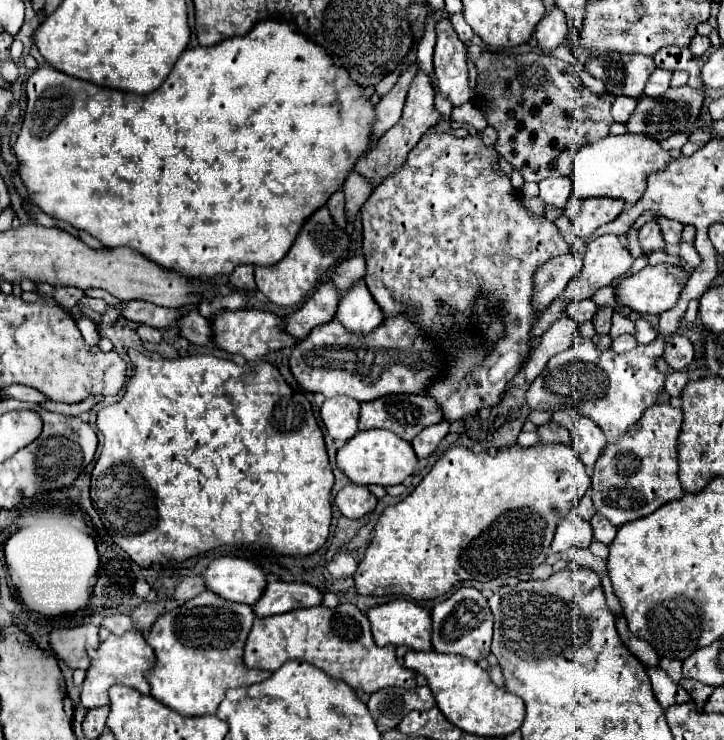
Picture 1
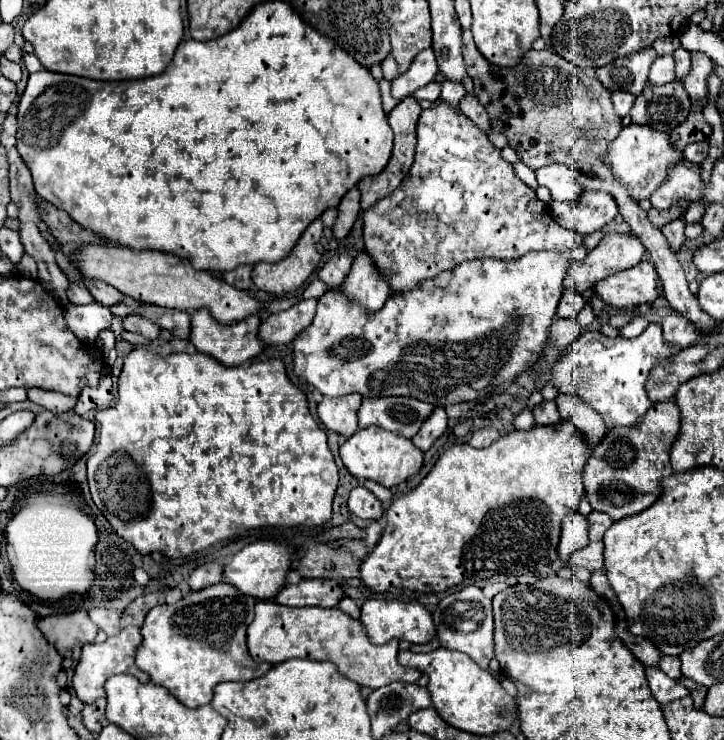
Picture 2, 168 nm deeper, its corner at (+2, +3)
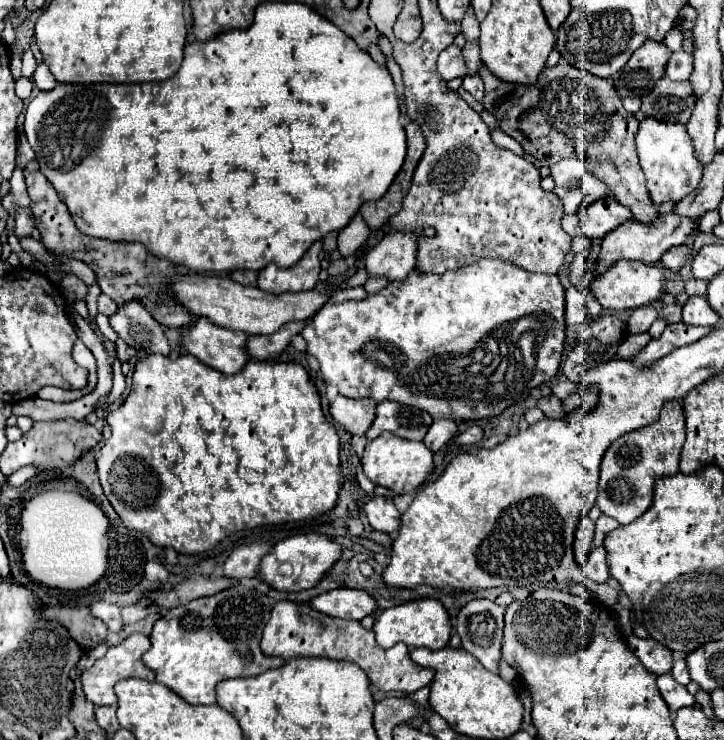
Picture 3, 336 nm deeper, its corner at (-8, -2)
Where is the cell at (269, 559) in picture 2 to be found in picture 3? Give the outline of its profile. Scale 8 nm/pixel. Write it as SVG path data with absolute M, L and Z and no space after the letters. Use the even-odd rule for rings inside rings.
M296 534L276 542L268 554L262 556L256 578L278 592L300 592L318 584L318 580L340 558L340 546L322 534Z

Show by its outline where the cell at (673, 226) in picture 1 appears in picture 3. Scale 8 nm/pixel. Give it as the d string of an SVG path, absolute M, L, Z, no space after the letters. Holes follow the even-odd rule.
M680 244L680 246L676 246L676 248L670 248L670 250L660 258L660 262L662 262L664 268L668 268L668 270L672 270L672 272L678 272L690 258L692 258L692 248L688 248L686 244Z

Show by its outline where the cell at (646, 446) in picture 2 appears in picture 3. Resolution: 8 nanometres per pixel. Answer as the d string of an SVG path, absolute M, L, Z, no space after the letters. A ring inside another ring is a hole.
M672 400L664 404L658 422L628 432L620 436L614 444L610 444L610 448L602 458L596 506L606 516L612 516L620 524L630 524L636 518L640 518L648 510L654 498L654 486L648 486L650 484L648 478L658 480L662 476L674 476L676 472L680 472L678 460L684 444L684 434L686 432L684 432L682 404Z

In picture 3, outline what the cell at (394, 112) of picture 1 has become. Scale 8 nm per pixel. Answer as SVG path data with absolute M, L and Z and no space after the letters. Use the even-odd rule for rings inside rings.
M448 46L446 50L442 50L438 56L438 62L436 62L436 70L438 70L440 78L444 78L444 82L448 82L456 76L466 76L462 50L456 46Z

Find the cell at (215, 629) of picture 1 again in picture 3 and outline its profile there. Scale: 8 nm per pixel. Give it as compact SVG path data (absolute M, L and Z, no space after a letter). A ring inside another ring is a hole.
M236 584L234 588L226 588L214 596L196 598L186 606L168 610L154 624L150 634L152 648L142 656L142 660L156 672L156 682L166 684L188 704L216 704L214 688L218 682L226 678L252 678L284 664L284 660L268 658L260 650L260 638L270 610L272 604L268 594L246 584ZM170 614L174 616L170 618ZM202 616L214 618L210 622L210 618Z

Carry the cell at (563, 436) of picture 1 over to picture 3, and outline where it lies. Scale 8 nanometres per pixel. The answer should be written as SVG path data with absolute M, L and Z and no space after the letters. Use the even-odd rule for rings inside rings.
M548 396L548 398L540 398L538 400L538 408L548 416L548 418L560 418L560 416L566 416L566 412L562 410L562 402L554 396Z

